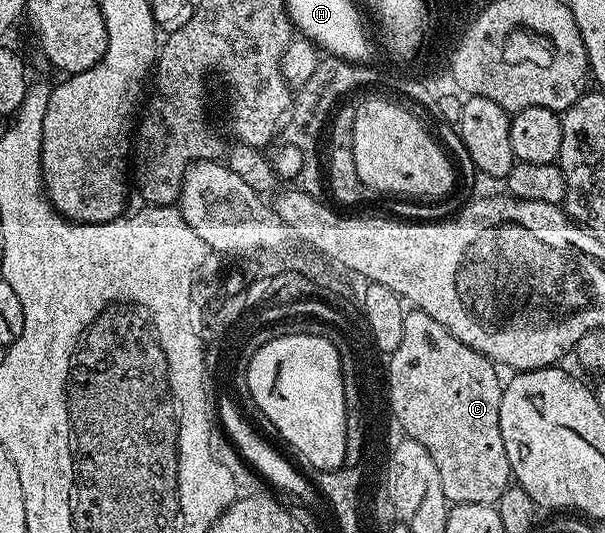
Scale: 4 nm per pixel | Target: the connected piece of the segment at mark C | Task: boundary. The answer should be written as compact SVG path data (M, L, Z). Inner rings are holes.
M411 308L404 313L403 319L405 320L405 329L401 335L401 344L397 344L397 348L386 359L387 397L394 405L395 411L401 410L401 408L409 410L407 406L413 404L413 402L407 400L407 398L417 398L417 400L421 398L421 447L429 452L429 456L433 458L433 462L437 466L438 475L441 476L441 487L444 488L444 495L448 503L495 506L499 497L507 491L507 487L512 485L513 482L509 456L505 456L505 440L501 440L501 396L503 395L504 383L499 382L498 372L500 373L500 371L497 369L496 363L492 362L490 358L478 354L476 350L469 348L461 340L457 340L457 336L453 336L445 327L437 324L437 320L433 320L433 316Z

